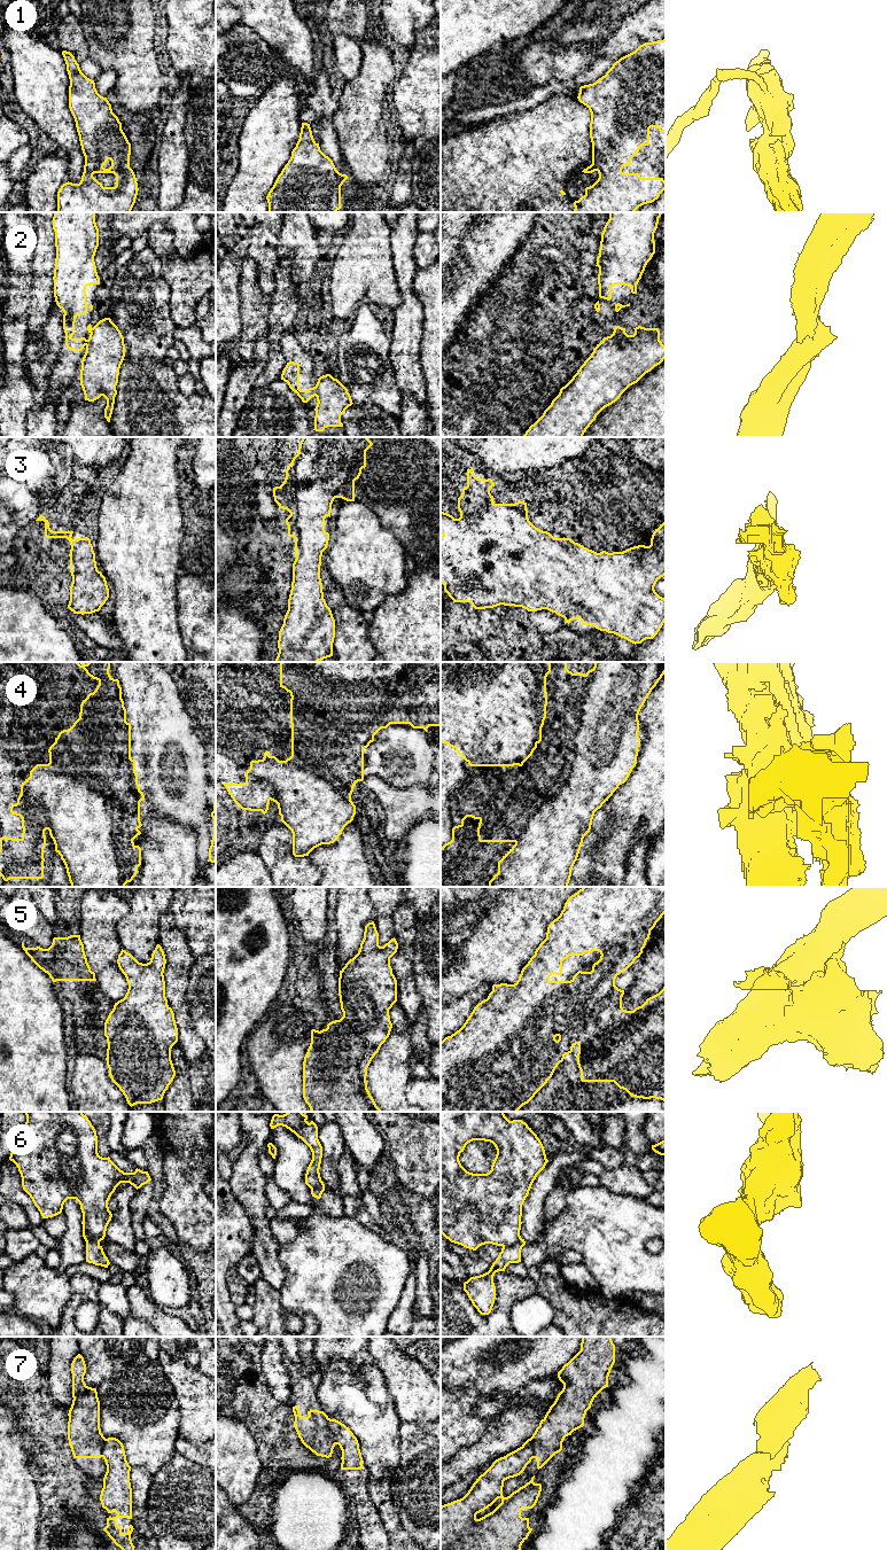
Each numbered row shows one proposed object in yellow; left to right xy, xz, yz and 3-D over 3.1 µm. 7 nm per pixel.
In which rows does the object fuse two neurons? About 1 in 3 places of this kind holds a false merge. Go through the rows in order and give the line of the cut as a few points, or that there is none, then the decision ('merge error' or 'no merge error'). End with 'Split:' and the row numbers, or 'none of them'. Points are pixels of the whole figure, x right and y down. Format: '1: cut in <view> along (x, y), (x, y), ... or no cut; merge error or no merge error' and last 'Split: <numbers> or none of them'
1: no cut; no merge error
2: cut in xz along (316, 387), (313, 395); merge error
3: no cut; no merge error
4: cut in xy along (137, 779), (106, 795), (111, 818), (134, 827), (114, 843); merge error
5: no cut; no merge error
6: cut in yz along (521, 1238), (514, 1244), (503, 1247); merge error
7: cut in xz along (328, 1418), (328, 1428), (332, 1439), (336, 1443); merge error
Split: 2, 4, 6, 7

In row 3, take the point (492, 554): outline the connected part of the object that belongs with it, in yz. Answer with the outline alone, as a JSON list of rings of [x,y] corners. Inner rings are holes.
[[[467,469],[467,486],[462,489],[462,493],[458,498],[460,517],[454,519],[452,515],[441,511],[441,583],[444,585],[444,591],[454,602],[470,602],[475,609],[493,608],[500,605],[522,607],[528,612],[547,609],[563,617],[568,624],[573,620],[579,618],[583,625],[593,625],[600,631],[614,633],[635,645],[641,644],[646,639],[653,639],[658,634],[666,622],[666,599],[660,597],[654,590],[656,582],[666,575],[666,521],[653,532],[649,546],[638,545],[623,552],[608,553],[602,551],[597,553],[570,538],[554,538],[550,532],[536,528],[528,519],[527,503],[524,501],[495,504],[495,498],[490,493],[492,486],[495,486],[495,483],[491,478],[477,478],[472,469]]]

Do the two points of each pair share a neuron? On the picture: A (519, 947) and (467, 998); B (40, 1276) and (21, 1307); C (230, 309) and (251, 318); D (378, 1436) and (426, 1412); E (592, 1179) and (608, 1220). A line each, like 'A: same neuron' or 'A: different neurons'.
A: different neurons
B: same neuron
C: different neurons
D: different neurons
E: different neurons

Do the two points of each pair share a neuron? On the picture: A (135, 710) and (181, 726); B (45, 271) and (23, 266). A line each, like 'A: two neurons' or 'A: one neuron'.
A: one neuron
B: two neurons

